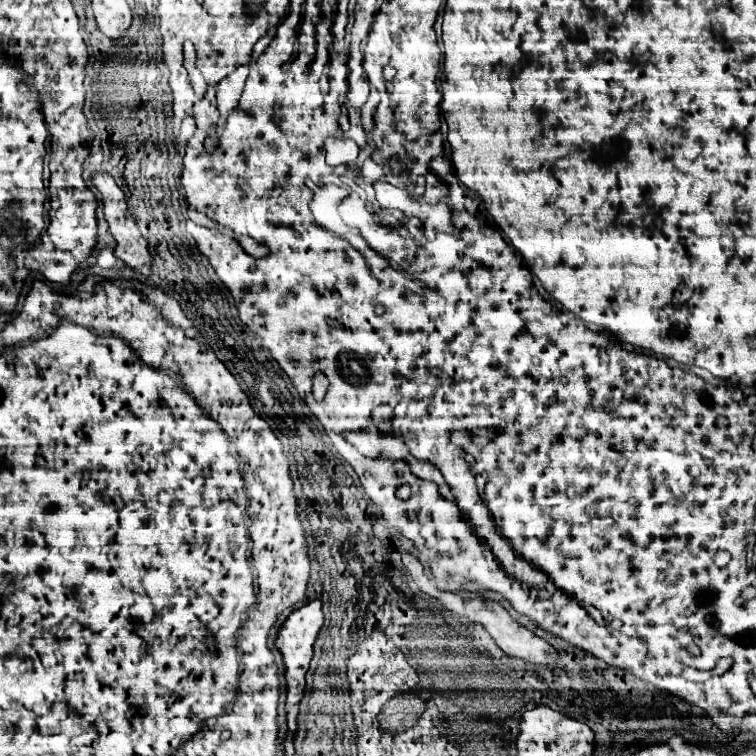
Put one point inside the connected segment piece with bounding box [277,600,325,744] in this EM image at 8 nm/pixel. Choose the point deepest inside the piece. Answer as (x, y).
(295, 641)

